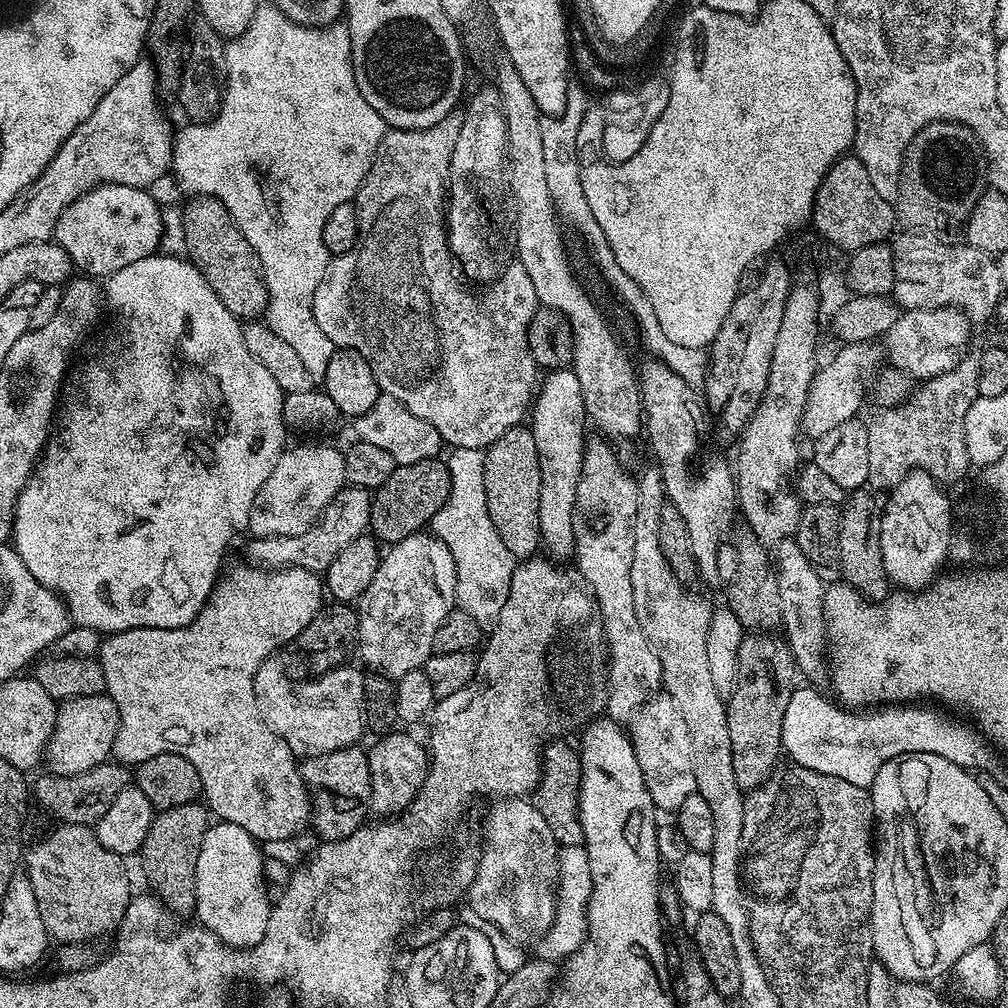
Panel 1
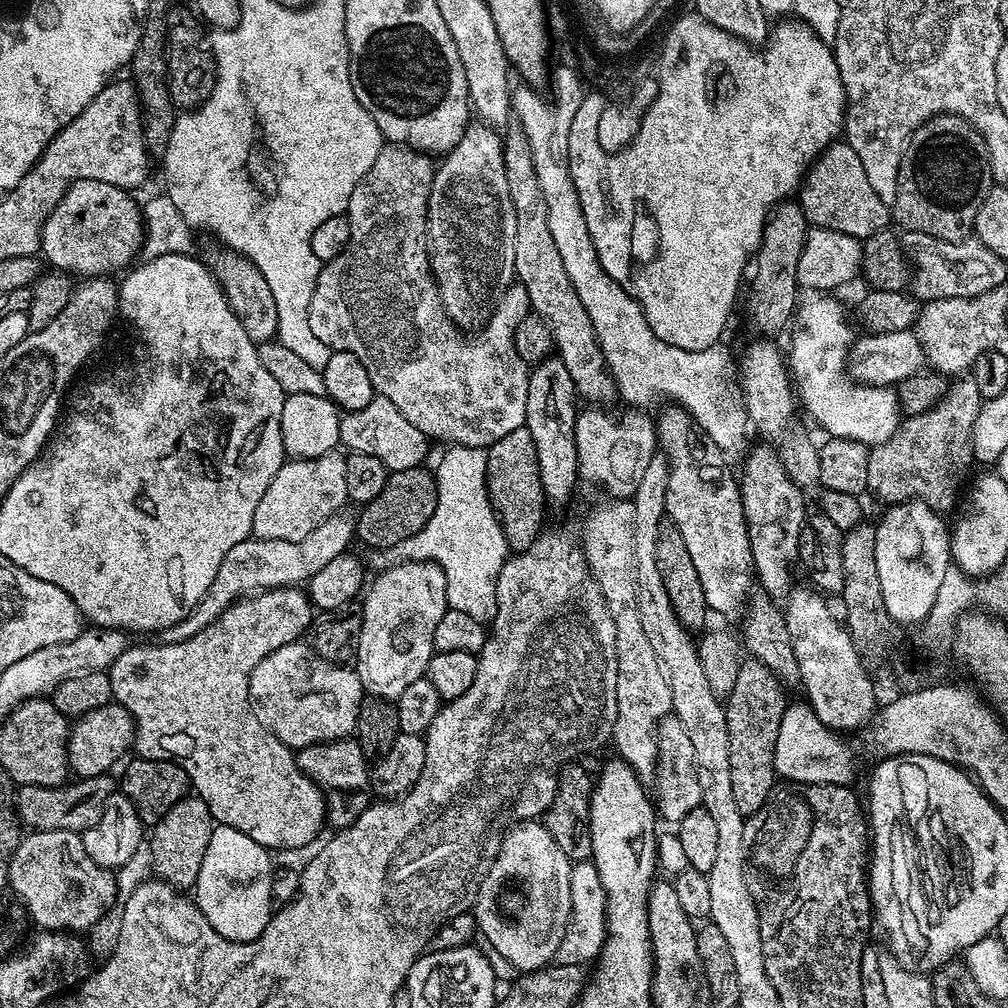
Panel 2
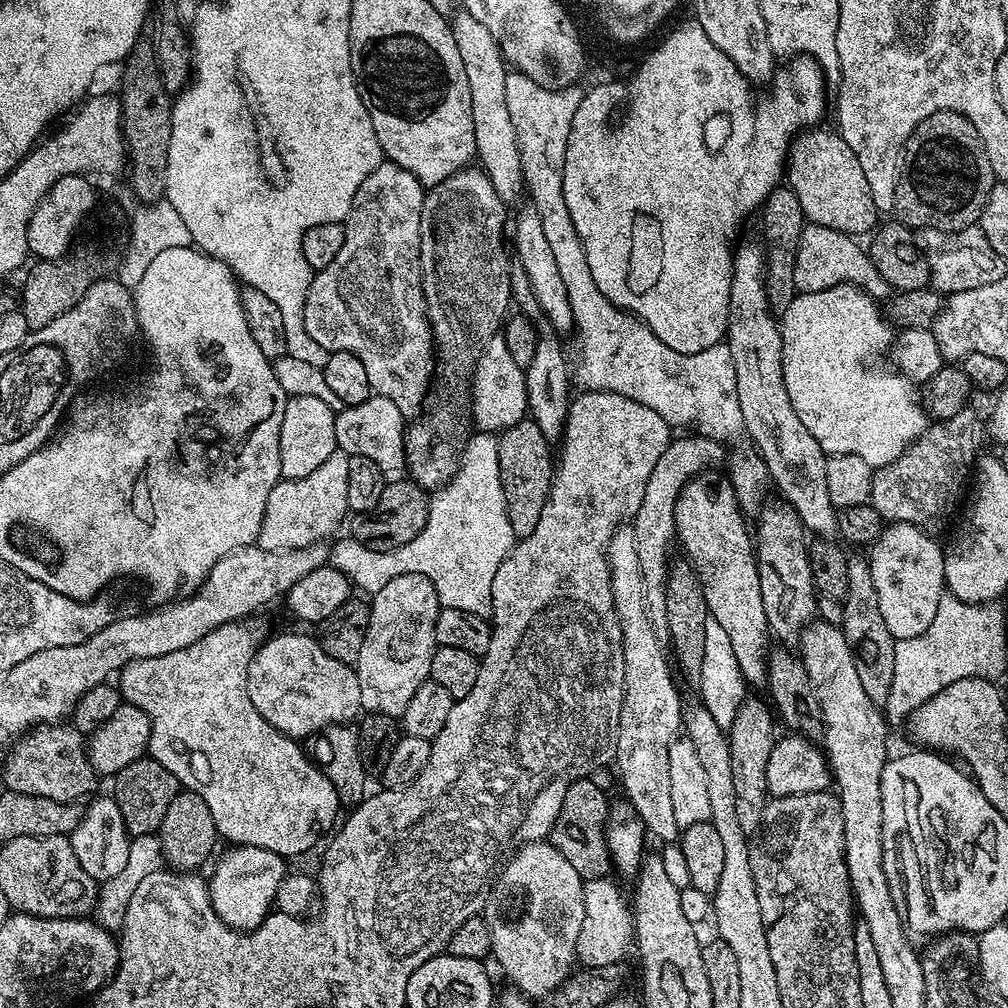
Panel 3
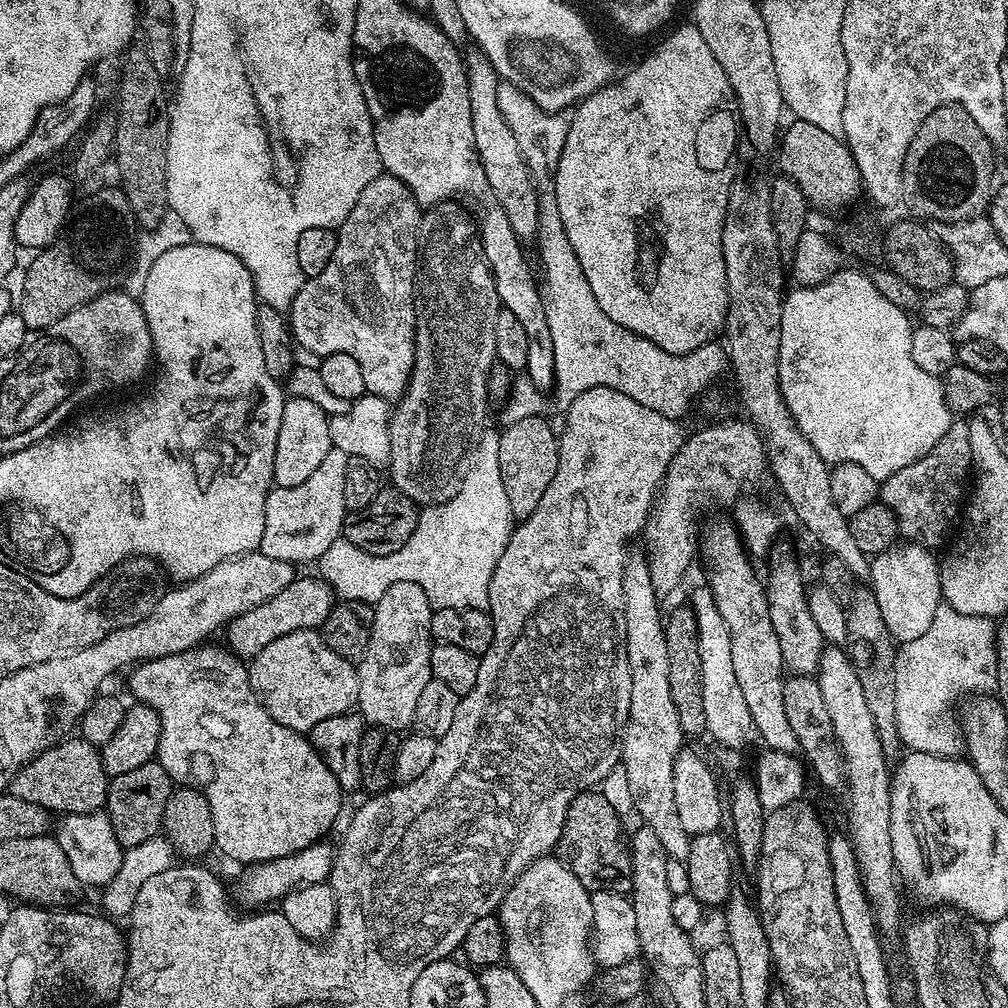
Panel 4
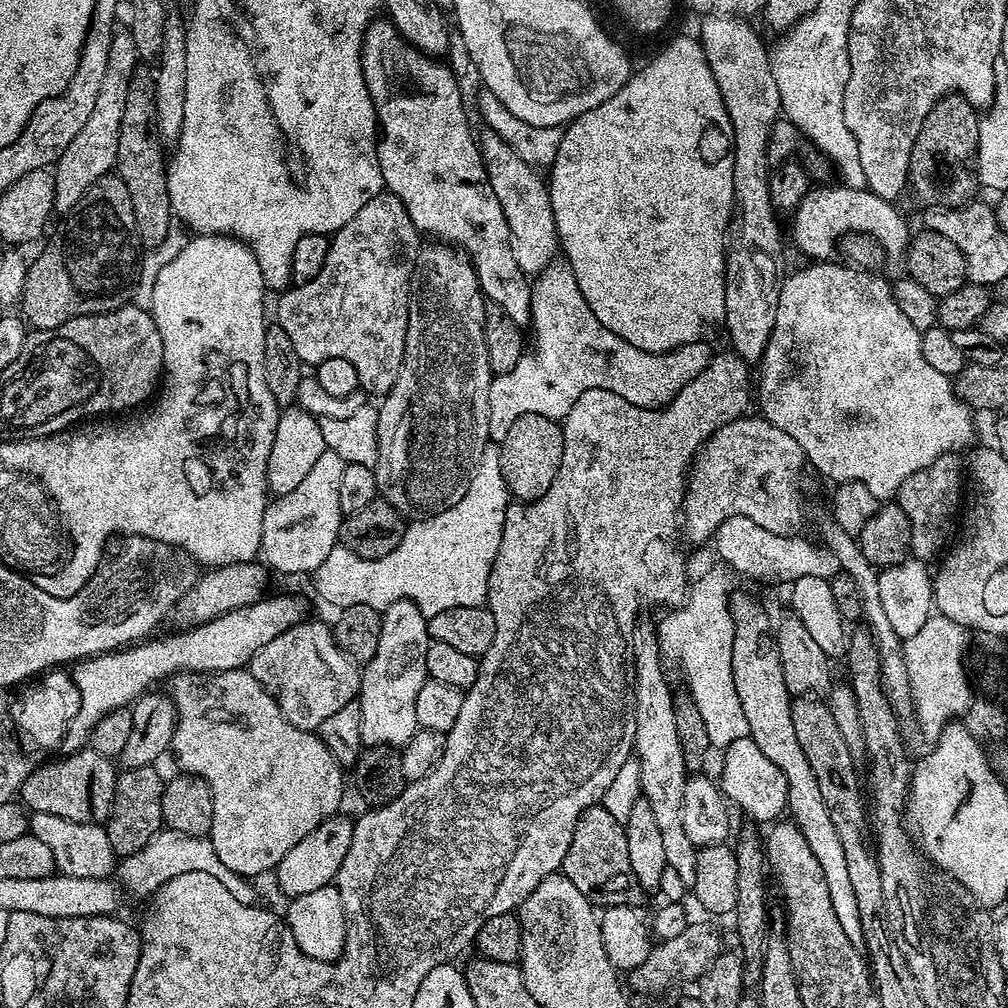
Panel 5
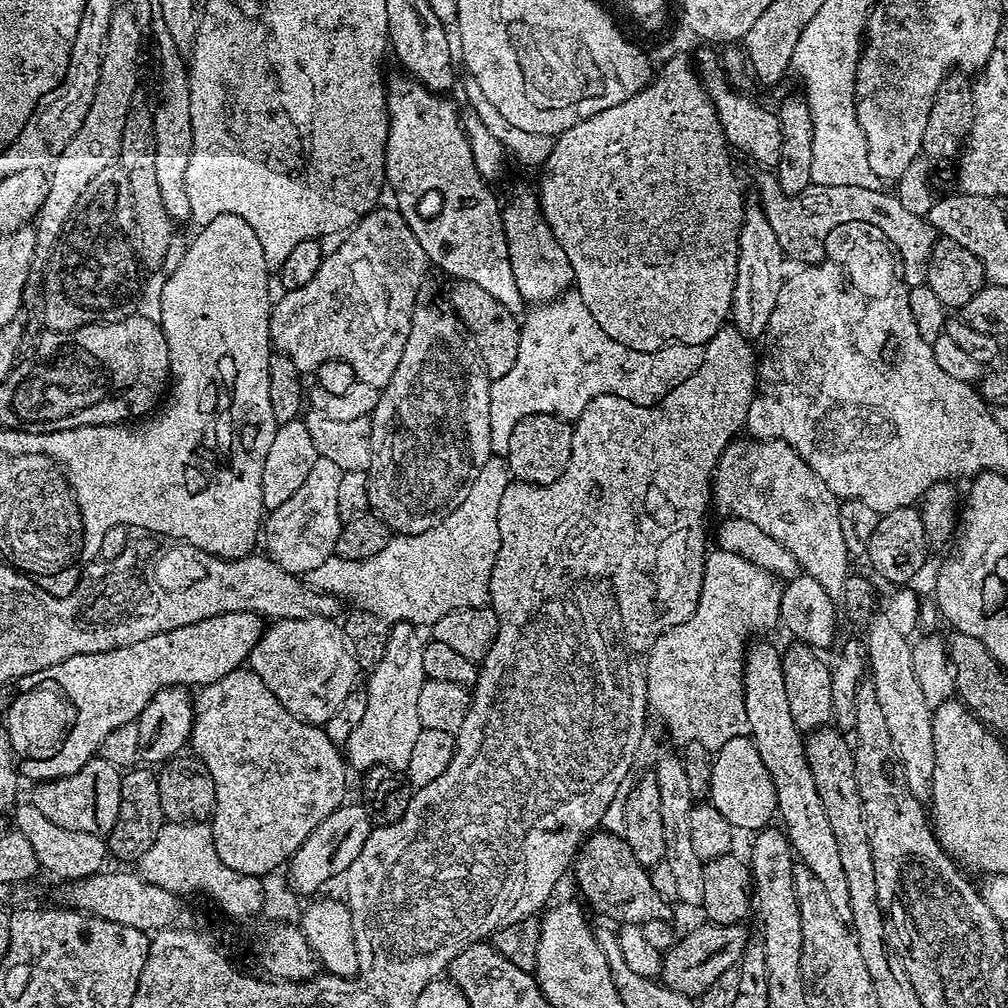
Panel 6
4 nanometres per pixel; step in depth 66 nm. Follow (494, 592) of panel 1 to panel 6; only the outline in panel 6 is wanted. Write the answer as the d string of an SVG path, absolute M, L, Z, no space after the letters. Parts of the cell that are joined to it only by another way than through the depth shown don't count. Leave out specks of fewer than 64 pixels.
M494 454L486 466L478 470L478 478L474 478L464 501L438 526L413 536L393 535L385 548L365 560L347 560L334 554L326 558L322 566L314 566L314 570L306 573L306 579L319 592L335 596L344 602L349 600L352 606L364 608L370 614L378 614L378 618L389 622L431 626L438 622L438 618L442 618L442 614L450 614L450 610L483 608L489 603L490 574L494 570L500 545L498 502L508 483L510 473L505 457Z

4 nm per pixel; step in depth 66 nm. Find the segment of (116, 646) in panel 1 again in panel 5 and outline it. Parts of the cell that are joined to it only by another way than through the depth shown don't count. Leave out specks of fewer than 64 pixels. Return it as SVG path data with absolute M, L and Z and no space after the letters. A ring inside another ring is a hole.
M235 668L225 672L178 672L171 677L171 684L170 695L172 701L176 704L177 713L176 729L174 730L170 752L171 755L176 755L176 764L180 767L177 769L181 773L201 776L210 786L212 801L214 802L214 818L212 819L210 839L215 853L218 854L226 869L242 877L255 878L254 876L260 876L263 872L271 873L282 862L282 858L290 850L293 850L294 846L302 841L302 838L306 837L306 834L310 834L324 820L335 817L341 811L339 808L340 799L344 796L345 769L340 767L339 762L334 758L334 754L330 754L330 750L326 750L326 746L321 742L315 731L294 726L285 718L282 710L276 704L276 699L252 677L251 671ZM292 796L296 796L296 816L292 816L292 812L288 812L288 808L292 808ZM268 800L284 800L284 804L288 804L288 808L268 808Z

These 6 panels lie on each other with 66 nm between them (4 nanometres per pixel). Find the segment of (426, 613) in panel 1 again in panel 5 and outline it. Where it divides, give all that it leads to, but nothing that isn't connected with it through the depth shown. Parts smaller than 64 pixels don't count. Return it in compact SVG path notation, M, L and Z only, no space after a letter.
M399 600L383 609L380 621L382 634L378 634L378 650L360 673L360 709L362 710L361 743L365 747L390 745L403 747L419 729L414 702L418 690L428 679L426 650L430 643L428 617L409 600Z

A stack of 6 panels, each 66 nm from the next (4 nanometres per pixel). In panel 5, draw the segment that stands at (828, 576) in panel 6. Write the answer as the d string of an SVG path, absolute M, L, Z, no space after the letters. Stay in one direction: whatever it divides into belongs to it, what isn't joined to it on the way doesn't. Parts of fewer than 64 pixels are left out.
M745 414L736 420L726 422L707 440L692 462L688 487L684 490L684 507L682 509L682 530L692 530L694 546L700 546L705 540L711 541L718 526L731 516L754 518L758 526L765 527L774 534L790 536L801 531L804 524L804 500L800 497L800 471L806 468L804 451L786 434L778 430L768 420L759 415Z

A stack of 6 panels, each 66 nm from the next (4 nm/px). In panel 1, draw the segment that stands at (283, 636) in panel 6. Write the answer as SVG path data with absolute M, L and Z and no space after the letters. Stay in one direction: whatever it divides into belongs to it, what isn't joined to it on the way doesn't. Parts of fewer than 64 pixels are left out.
M265 660L254 674L254 698L268 729L290 746L293 756L303 758L351 748L360 735L365 735L363 671L341 666L319 673L312 678L316 680L291 680L278 661Z

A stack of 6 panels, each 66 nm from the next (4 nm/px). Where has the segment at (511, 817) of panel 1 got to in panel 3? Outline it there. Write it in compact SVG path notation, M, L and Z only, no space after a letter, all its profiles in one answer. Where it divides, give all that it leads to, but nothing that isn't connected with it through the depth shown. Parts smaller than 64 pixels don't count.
M544 840L524 842L507 857L506 863L499 869L498 875L495 877L488 894L488 900L484 903L482 915L485 922L488 924L489 933L492 935L491 955L493 957L496 956L497 962L500 963L501 970L508 975L508 984L511 985L513 989L516 989L529 998L537 998L536 996L547 998L551 996L552 991L555 990L562 981L567 980L568 977L572 975L574 965L577 963L576 943L578 942L578 934L582 930L582 918L584 917L584 880L578 874L578 870L574 870L574 866L570 866L570 862L566 862L566 858L562 858L562 854L552 843L545 842Z

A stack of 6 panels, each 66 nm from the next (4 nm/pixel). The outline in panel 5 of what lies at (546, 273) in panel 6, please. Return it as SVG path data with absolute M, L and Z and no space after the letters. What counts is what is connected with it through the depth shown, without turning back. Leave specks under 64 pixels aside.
M488 130L485 133L478 140L480 153L490 186L494 186L498 206L502 206L502 214L506 214L506 226L510 226L510 250L514 250L514 259L525 276L535 277L558 256L554 210L550 206L545 177L522 162L522 158L518 158L515 150L496 132Z

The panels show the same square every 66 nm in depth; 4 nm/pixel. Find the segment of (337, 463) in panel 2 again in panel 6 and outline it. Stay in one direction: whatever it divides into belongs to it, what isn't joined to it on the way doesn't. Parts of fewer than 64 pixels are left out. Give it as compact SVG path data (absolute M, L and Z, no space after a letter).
M318 456L302 486L282 506L267 513L262 524L262 548L264 544L268 559L282 566L282 570L306 574L334 555L342 527L338 514L338 482L342 482L340 468L330 458Z

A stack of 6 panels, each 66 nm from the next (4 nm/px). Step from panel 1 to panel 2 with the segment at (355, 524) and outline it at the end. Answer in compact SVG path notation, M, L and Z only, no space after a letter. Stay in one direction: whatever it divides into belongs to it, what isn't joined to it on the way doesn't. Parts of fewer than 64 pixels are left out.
M337 514L326 518L318 530L310 530L306 538L298 542L286 542L285 540L258 540L249 538L238 542L226 553L226 558L222 558L222 566L218 566L218 574L214 574L214 582L210 582L210 590L194 606L194 610L182 622L166 628L162 632L163 639L169 644L190 638L198 634L210 622L214 622L220 617L231 604L237 600L243 600L245 596L251 596L261 590L269 588L290 588L303 585L312 579L318 570L323 570L326 565L338 558L343 552L349 551L354 540L354 520L350 515Z

